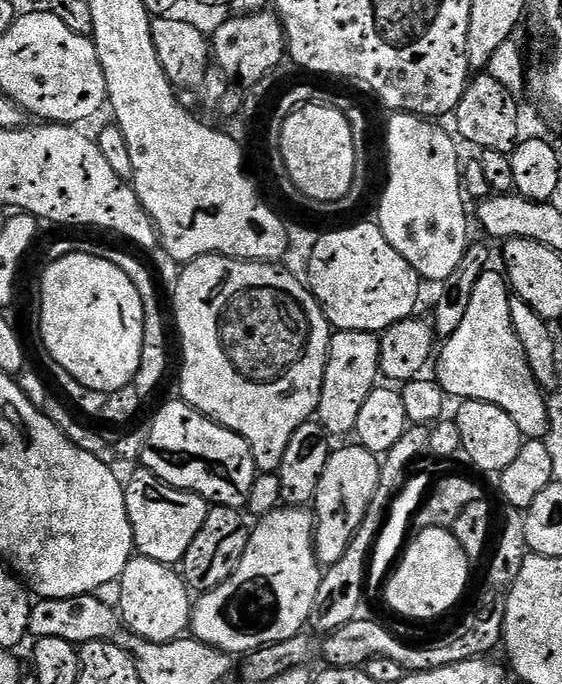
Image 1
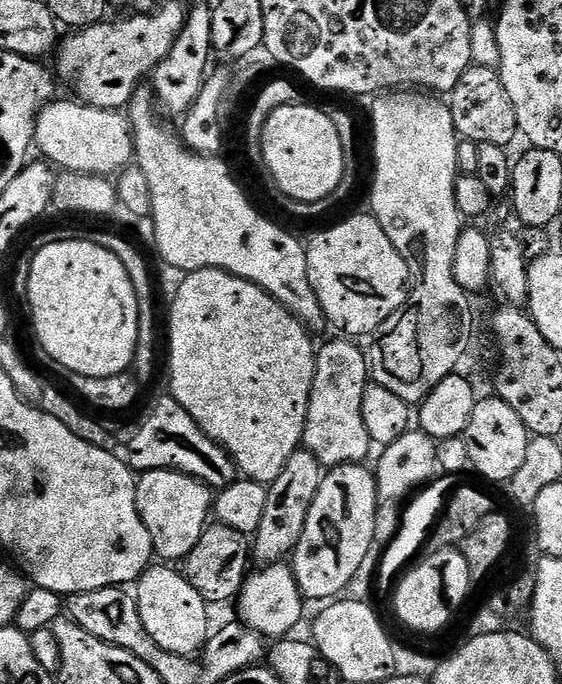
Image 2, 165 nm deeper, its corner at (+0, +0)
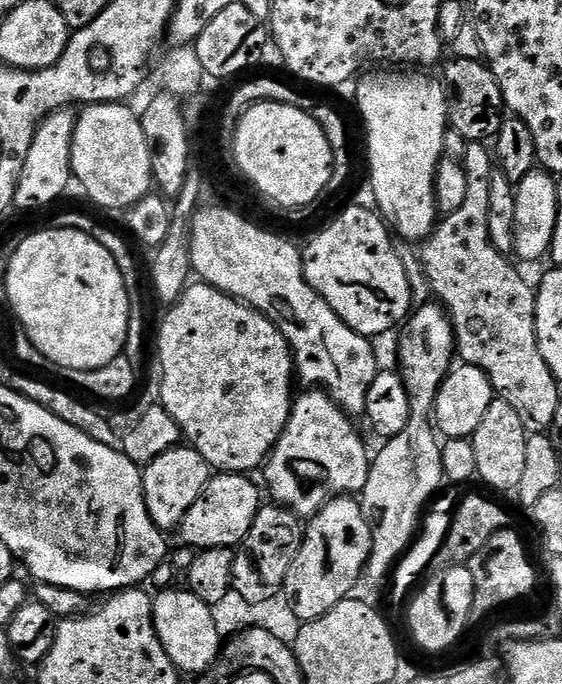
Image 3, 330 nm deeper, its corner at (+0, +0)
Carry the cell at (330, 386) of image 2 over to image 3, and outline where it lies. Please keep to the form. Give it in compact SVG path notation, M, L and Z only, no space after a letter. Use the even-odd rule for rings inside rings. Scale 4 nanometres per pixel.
M304 390L295 397L288 425L280 440L272 448L263 465L264 480L272 491L271 498L277 505L291 509L300 518L311 518L322 511L337 496L363 493L370 467L370 452L355 428L353 417L349 416L327 392Z

